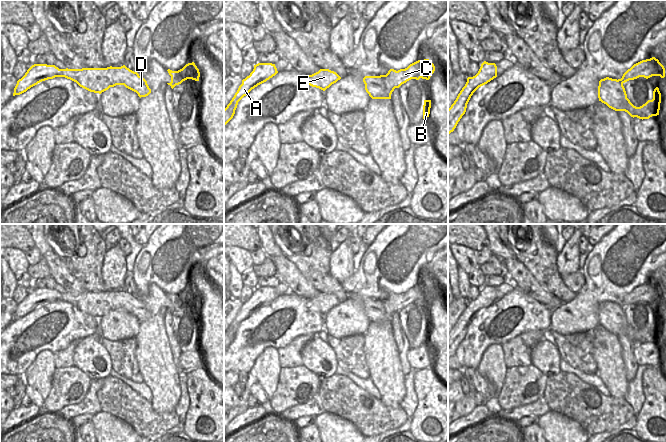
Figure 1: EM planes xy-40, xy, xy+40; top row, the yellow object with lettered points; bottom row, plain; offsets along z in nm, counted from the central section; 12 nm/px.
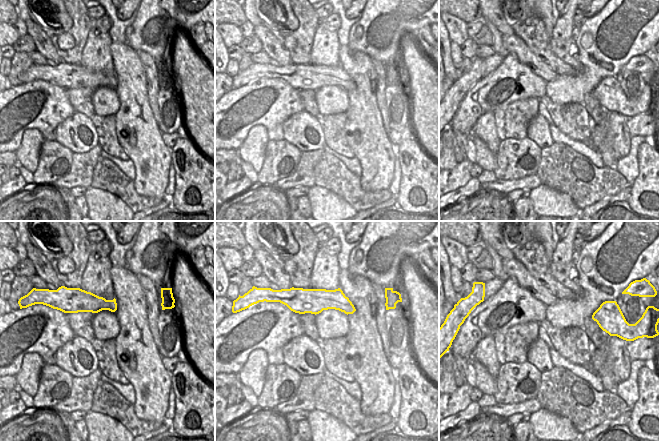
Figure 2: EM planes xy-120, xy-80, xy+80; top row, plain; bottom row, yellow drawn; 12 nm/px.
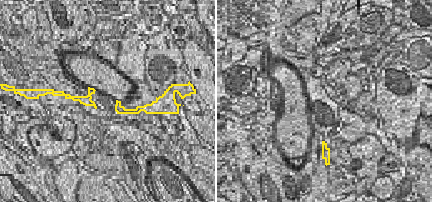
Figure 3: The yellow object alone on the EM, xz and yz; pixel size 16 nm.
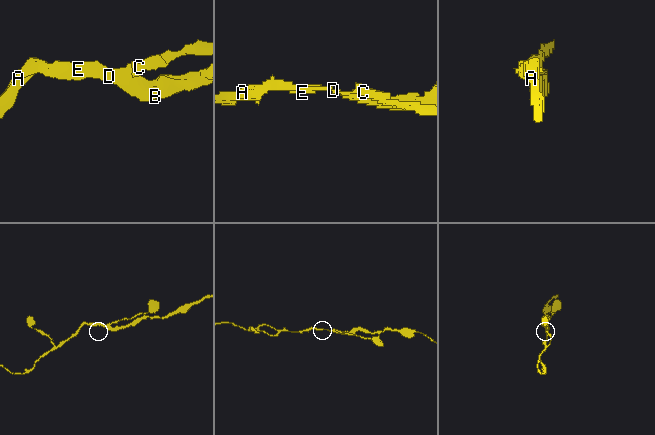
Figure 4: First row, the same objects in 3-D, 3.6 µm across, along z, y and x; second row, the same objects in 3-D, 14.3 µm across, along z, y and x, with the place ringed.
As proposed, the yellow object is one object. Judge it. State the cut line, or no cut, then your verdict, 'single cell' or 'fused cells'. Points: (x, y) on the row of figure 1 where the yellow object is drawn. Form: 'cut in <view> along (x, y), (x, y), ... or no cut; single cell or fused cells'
cut in xy along (380, 75), (387, 86), (394, 88); fused cells

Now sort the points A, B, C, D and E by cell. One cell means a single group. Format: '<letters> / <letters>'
A B D E / C

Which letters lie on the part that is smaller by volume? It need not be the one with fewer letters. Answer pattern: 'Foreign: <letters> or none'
Foreign: C

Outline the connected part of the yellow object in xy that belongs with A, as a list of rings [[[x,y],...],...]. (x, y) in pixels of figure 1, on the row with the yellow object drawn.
[[[258,63],[254,65],[253,71],[242,80],[234,97],[224,109],[224,125],[226,125],[234,116],[238,102],[246,96],[252,89],[266,82],[278,73],[275,64]]]

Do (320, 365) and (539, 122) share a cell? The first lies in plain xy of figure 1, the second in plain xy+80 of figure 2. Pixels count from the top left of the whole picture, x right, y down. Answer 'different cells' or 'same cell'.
same cell

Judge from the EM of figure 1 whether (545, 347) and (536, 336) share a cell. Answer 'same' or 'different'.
different

